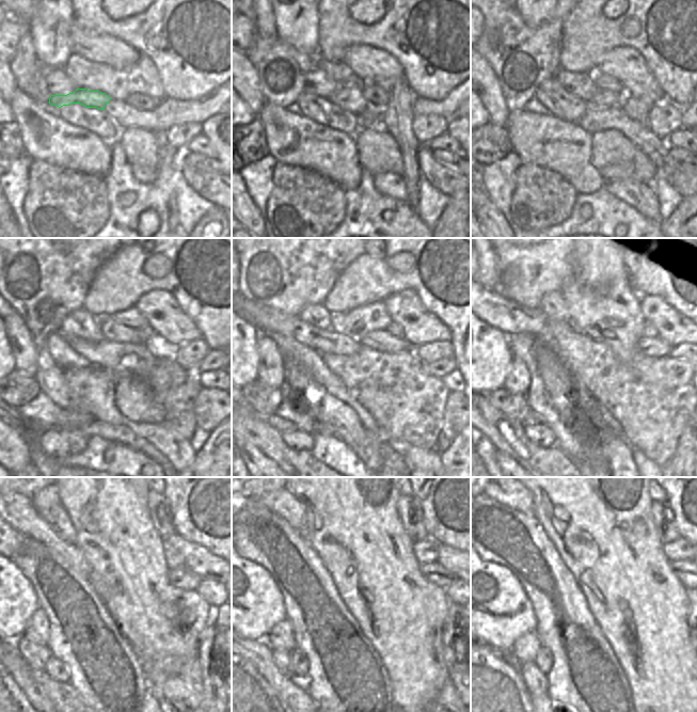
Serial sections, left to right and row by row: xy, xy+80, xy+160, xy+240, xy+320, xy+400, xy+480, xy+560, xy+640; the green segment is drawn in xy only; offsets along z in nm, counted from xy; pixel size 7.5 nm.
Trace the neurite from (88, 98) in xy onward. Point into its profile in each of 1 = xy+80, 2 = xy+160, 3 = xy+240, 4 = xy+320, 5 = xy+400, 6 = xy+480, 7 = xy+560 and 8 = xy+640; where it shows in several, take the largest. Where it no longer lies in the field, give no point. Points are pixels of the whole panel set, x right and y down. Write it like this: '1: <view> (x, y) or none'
1: xy+80 (350, 97)
2: xy+160 (602, 98)
3: xy+240 (146, 333)
4: xy+320 (394, 329)
5: xy+400 (648, 330)
6: xy+480 (174, 559)
7: xy+560 (426, 551)
8: xy+640 (681, 549)

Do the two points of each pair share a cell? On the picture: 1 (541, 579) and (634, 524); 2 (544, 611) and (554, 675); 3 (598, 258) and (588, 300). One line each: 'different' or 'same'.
1: different
2: same
3: same

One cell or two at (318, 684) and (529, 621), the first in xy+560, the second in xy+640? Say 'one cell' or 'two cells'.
two cells

